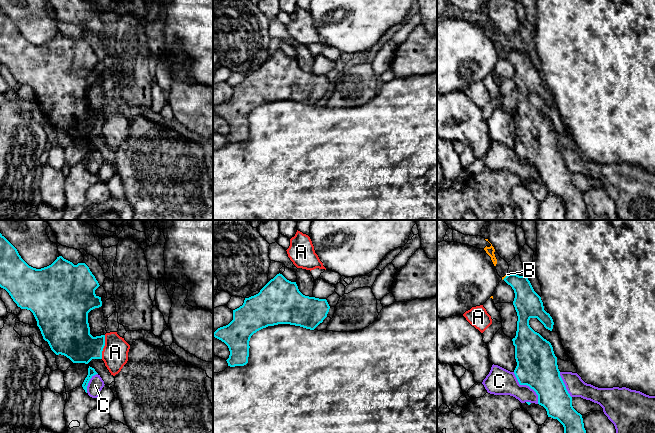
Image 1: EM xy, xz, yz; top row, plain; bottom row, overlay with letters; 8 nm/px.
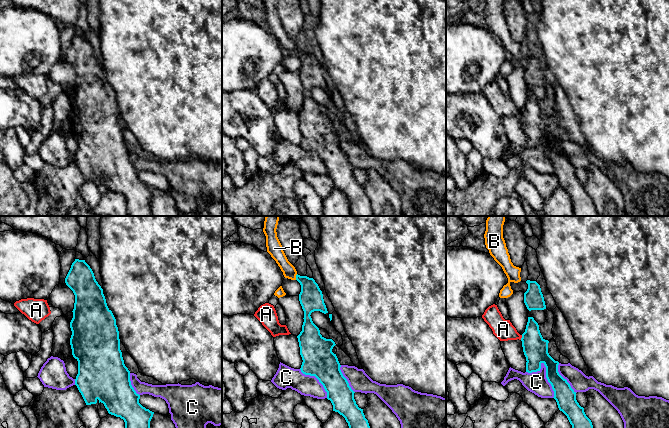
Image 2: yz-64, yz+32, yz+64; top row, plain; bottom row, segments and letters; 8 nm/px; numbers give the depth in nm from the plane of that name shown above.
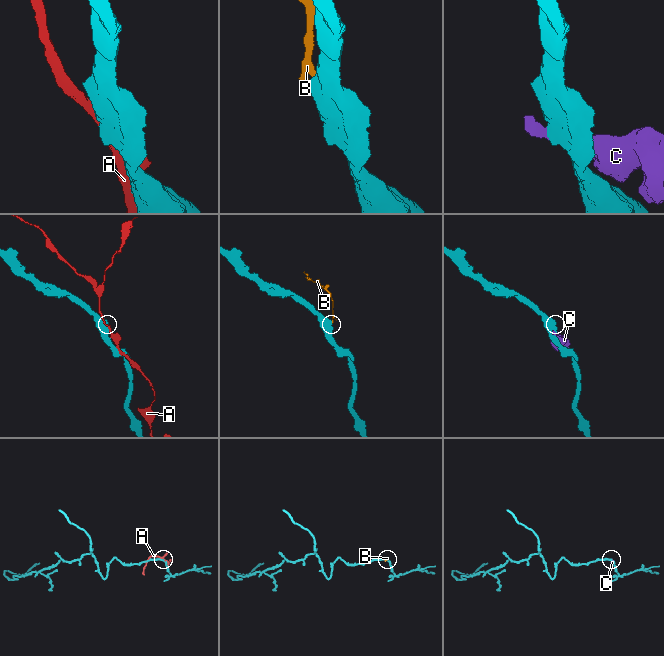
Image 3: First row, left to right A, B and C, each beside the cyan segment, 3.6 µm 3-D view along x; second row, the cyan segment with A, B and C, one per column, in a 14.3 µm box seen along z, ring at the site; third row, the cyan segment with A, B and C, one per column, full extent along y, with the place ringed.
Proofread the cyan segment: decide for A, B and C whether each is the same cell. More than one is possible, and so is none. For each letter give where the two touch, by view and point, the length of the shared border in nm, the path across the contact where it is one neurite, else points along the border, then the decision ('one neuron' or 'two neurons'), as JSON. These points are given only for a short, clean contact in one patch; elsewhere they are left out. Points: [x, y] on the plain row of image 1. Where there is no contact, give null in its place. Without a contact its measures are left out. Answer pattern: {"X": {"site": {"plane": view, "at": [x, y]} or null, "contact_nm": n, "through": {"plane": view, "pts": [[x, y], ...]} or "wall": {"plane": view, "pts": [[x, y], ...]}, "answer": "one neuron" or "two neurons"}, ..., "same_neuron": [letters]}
{"A": {"site": {"plane": "xy", "at": [103, 123]}, "contact_nm": 190, "answer": "two neurons"}, "B": {"site": {"plane": "yz", "at": [506, 52]}, "contact_nm": 70, "wall": {"plane": "yz", "pts": [[508, 50], [502, 55]]}, "answer": "two neurons"}, "C": {"site": {"plane": "yz", "at": [527, 161]}, "contact_nm": 320, "answer": "two neurons"}, "same_neuron": []}

